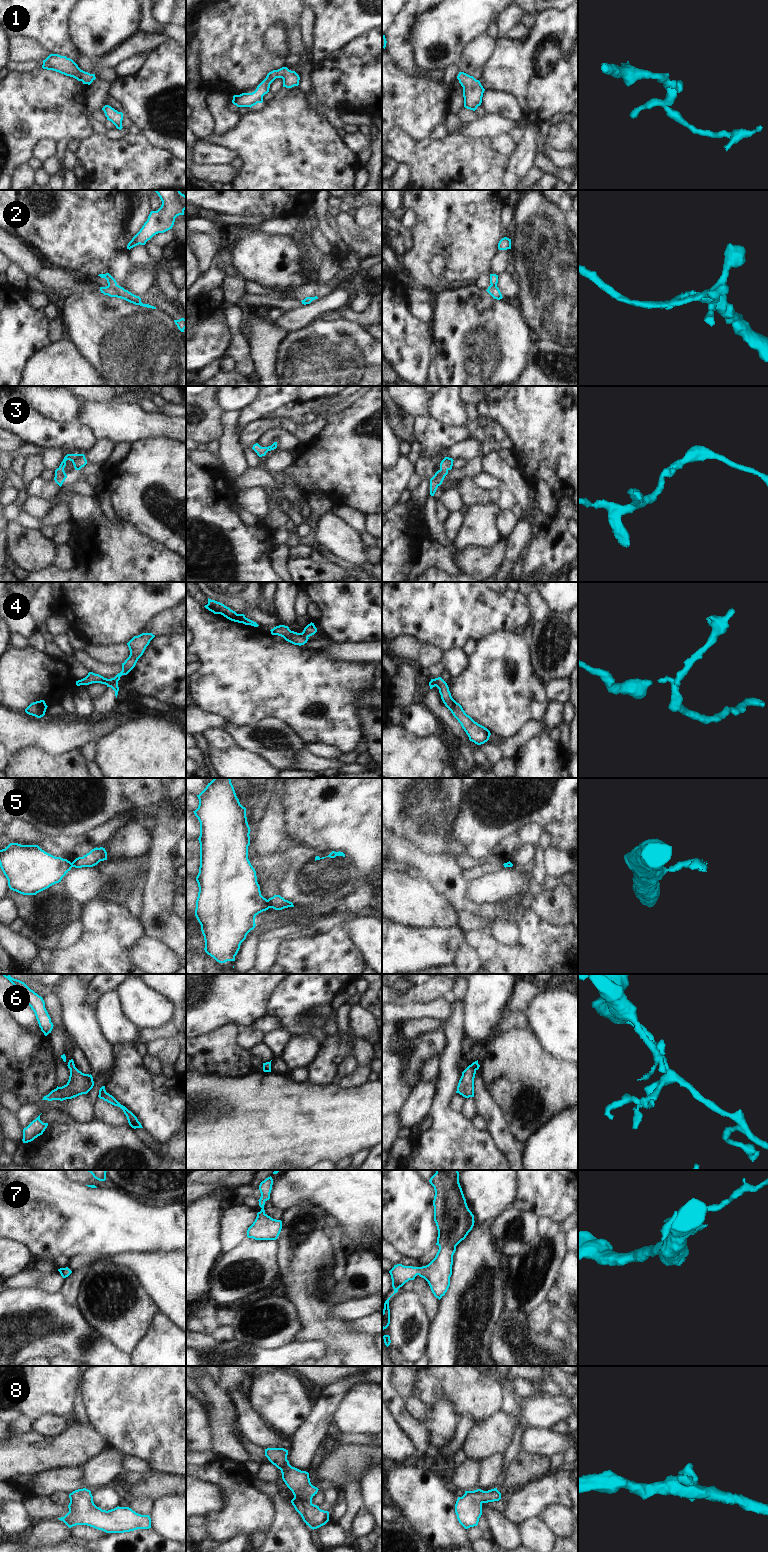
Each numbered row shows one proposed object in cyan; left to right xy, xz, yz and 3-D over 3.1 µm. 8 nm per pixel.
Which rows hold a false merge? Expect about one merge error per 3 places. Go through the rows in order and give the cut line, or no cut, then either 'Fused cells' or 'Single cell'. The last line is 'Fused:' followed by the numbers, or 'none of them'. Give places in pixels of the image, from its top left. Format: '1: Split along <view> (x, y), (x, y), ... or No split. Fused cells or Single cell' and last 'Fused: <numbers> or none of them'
1: No split. Single cell
2: Split along xy (108, 284), (116, 285). Fused cells
3: No split. Single cell
4: Split along xy (108, 679), (106, 684). Fused cells
5: Split along xz (267, 900), (270, 907). Fused cells
6: No split. Single cell
7: No split. Single cell
8: No split. Single cell
Fused: 2, 4, 5.

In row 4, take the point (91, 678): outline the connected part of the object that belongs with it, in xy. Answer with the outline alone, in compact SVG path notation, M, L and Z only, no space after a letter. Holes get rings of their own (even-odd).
M89 672L88 675L81 679L76 681L76 685L80 686L80 685L89 685L92 683L101 683L101 684L108 684L108 679L104 678L103 676L99 675L99 674L95 674L93 672Z

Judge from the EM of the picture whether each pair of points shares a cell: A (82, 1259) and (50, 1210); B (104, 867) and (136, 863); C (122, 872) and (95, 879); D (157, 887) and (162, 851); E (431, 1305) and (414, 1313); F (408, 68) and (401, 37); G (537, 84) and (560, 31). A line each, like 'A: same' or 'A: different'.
A: different
B: same
C: different
D: same
E: different
F: same
G: same

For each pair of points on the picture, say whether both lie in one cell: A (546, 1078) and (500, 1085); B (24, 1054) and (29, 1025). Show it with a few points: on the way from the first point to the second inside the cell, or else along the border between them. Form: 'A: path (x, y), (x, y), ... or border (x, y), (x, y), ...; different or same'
A: path (535, 1081), (511, 1081); same
B: border (10, 1016), (30, 1033), (44, 1036); different

